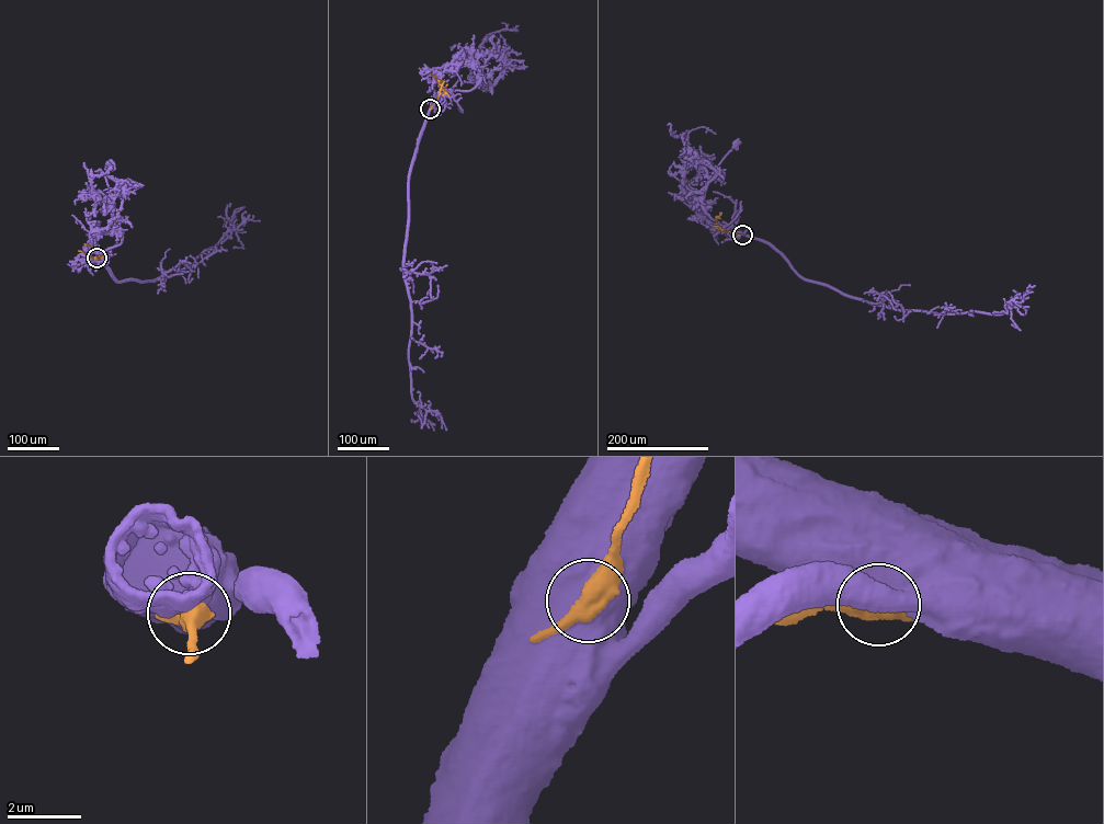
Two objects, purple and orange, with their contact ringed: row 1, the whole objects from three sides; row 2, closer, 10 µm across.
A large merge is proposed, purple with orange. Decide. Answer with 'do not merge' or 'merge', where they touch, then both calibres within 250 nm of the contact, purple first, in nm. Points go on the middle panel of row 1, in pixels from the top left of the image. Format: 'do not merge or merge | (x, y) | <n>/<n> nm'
do not merge | (430, 109) | 900/440 nm

